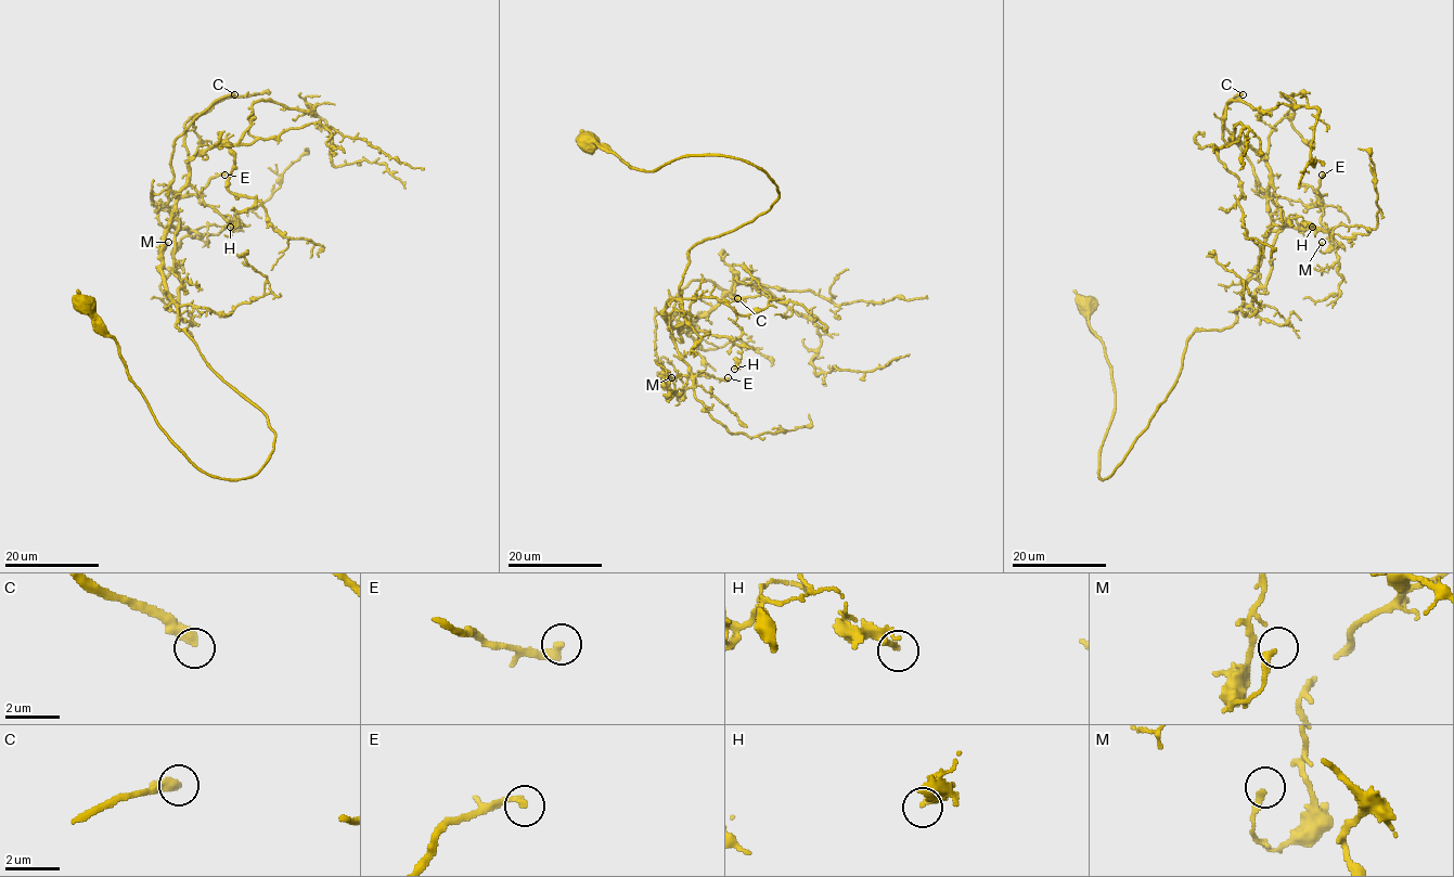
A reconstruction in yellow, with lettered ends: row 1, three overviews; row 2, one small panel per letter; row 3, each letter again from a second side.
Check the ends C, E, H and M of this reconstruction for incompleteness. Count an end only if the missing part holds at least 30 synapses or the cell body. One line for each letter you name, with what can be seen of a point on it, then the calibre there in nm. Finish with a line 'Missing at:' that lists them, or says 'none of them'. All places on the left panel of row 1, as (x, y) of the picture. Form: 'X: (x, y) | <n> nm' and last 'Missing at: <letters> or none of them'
C: (234, 94) | 400 nm
Missing at: C

